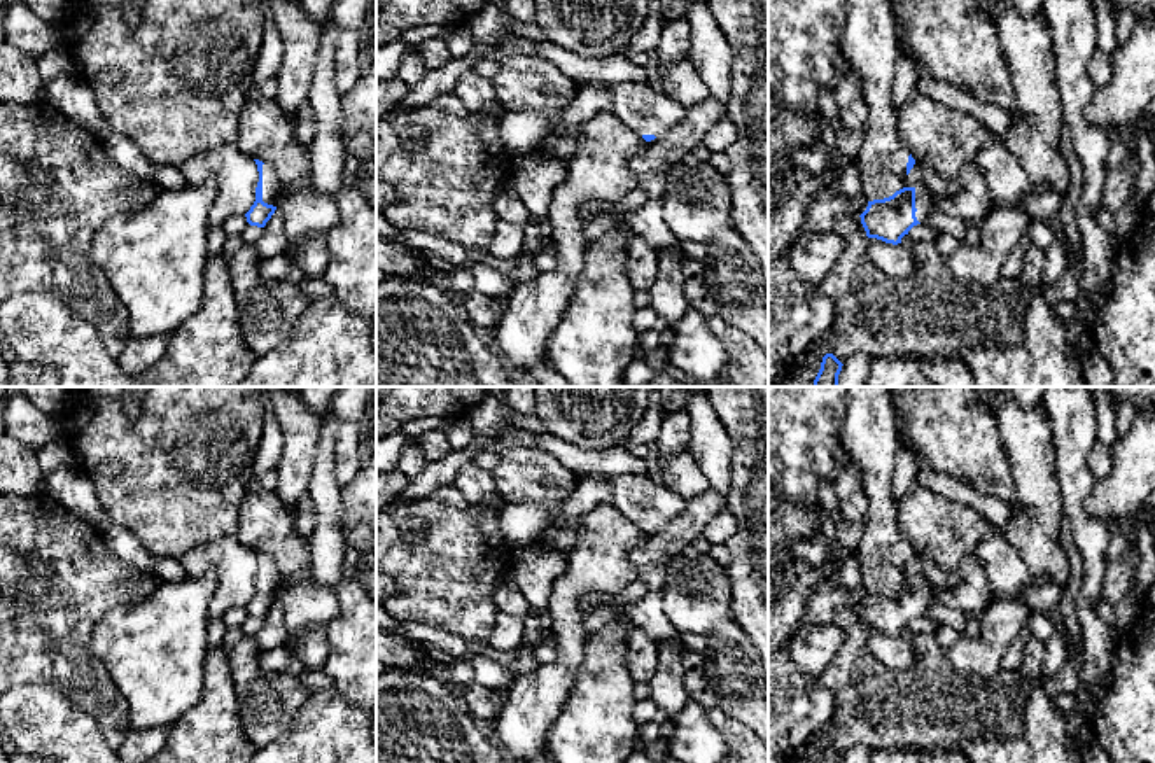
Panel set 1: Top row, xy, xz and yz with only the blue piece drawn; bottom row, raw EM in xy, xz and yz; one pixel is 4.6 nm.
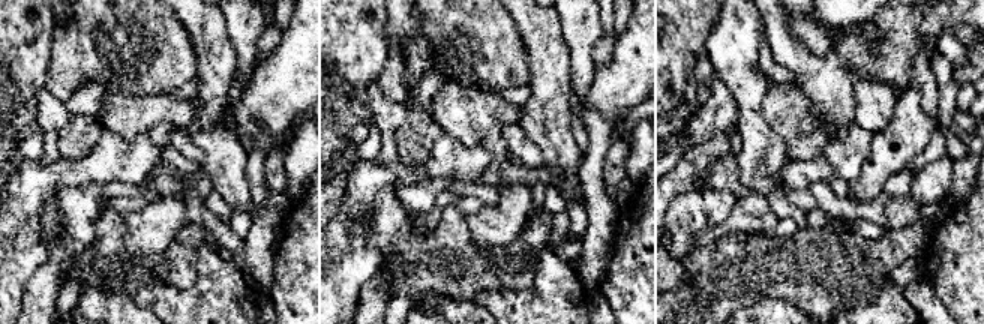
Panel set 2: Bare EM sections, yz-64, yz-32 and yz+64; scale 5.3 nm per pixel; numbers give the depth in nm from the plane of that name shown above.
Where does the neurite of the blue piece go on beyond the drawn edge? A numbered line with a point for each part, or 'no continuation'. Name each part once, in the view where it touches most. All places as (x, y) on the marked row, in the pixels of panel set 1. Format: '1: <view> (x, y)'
1: xy (272, 184)

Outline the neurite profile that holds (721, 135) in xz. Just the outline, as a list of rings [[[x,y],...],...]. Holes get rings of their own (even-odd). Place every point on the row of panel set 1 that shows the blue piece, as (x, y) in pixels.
[[[728,117],[719,119],[704,136],[709,152],[724,152],[737,140],[737,130]]]

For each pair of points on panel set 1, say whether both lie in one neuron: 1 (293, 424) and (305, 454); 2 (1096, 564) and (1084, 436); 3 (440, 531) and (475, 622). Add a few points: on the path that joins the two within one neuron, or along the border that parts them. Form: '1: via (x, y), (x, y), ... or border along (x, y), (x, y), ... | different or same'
1: via (300, 431), (300, 447) | same
2: via (1089, 532), (1075, 508), (1075, 468) | same
3: via (445, 553), (445, 578), (459, 599) | same

